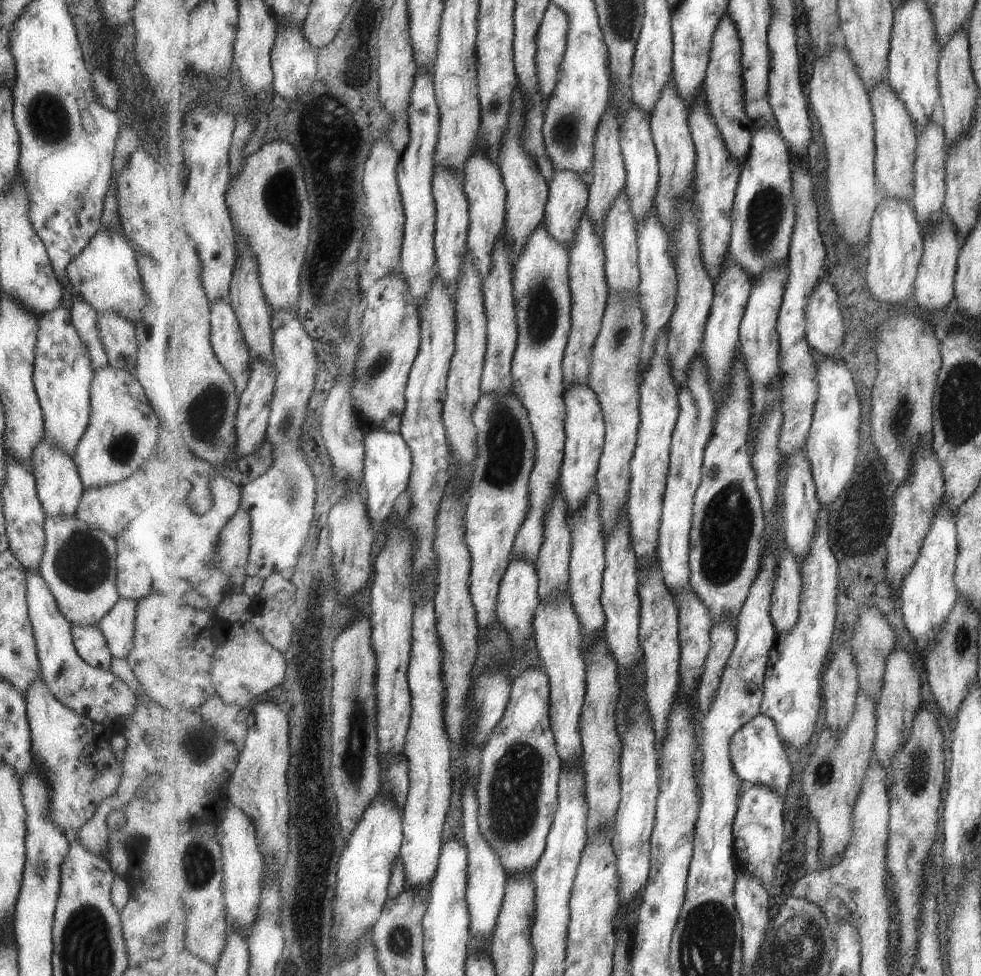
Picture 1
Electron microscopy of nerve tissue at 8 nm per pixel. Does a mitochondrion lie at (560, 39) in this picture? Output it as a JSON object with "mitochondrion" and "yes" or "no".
{"mitochondrion":"no"}

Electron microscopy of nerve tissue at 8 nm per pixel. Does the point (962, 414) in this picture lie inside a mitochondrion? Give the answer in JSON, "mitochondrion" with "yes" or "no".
{"mitochondrion":"yes"}

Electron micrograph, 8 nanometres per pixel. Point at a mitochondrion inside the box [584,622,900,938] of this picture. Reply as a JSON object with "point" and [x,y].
{"point":[824,772]}

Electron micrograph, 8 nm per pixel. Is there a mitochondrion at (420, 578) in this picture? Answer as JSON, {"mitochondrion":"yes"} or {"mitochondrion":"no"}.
{"mitochondrion":"no"}

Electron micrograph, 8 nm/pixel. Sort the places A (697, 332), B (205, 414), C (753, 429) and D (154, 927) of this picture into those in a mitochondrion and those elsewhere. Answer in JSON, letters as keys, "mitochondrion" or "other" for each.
{"A":"other","B":"mitochondrion","C":"other","D":"other"}

